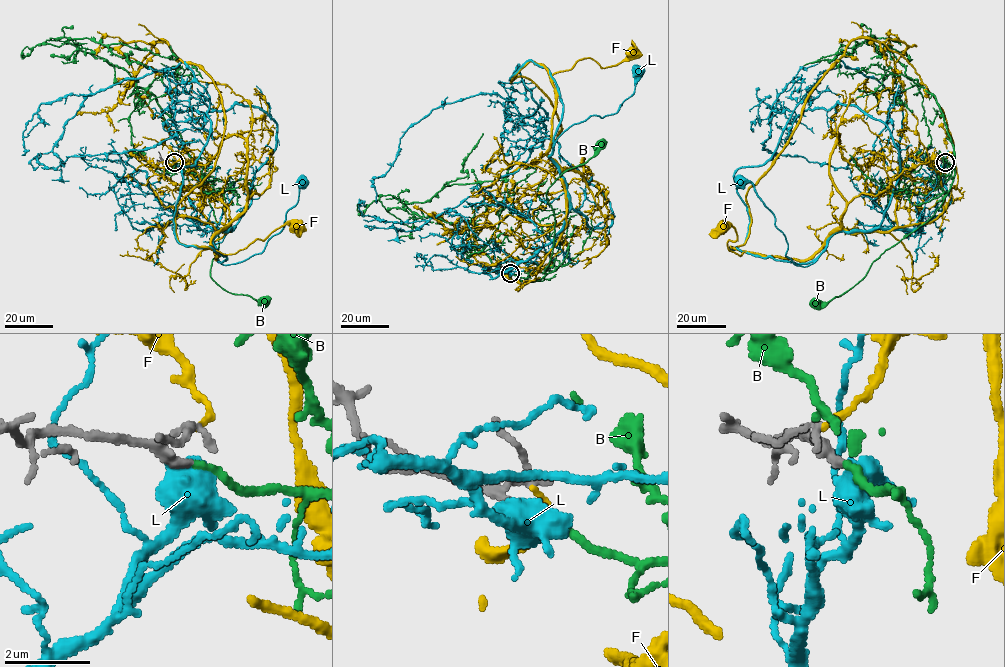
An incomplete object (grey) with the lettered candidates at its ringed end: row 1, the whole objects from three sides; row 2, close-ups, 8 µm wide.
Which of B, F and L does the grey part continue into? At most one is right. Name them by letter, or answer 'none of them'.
B

